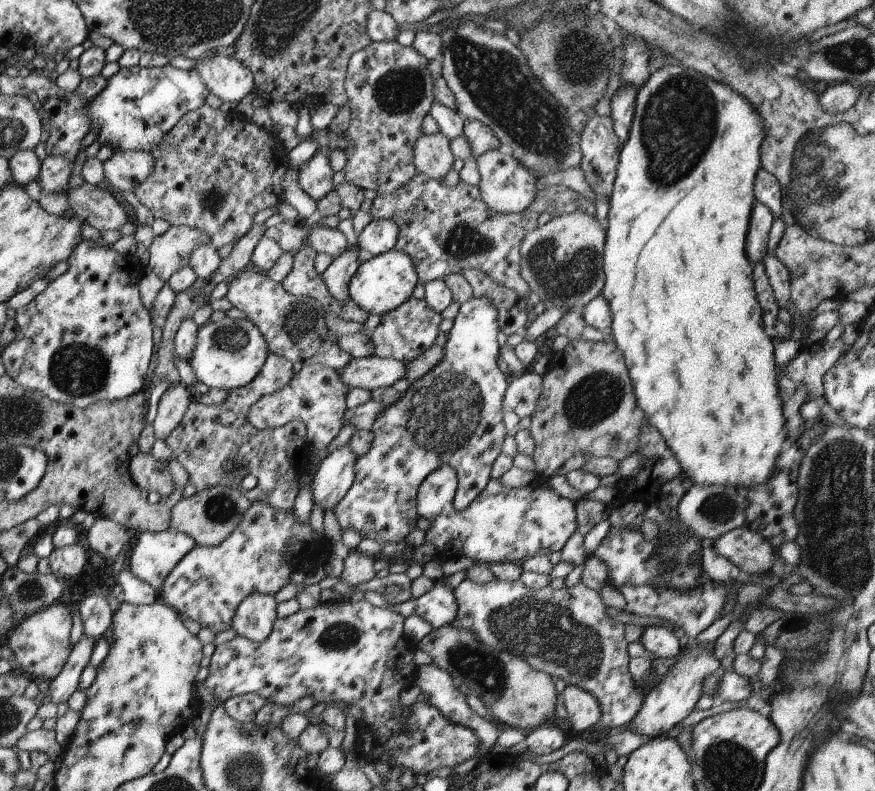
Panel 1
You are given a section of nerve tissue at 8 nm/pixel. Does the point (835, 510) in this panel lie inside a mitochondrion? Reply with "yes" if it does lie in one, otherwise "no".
yes

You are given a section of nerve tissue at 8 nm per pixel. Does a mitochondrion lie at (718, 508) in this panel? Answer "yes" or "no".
yes

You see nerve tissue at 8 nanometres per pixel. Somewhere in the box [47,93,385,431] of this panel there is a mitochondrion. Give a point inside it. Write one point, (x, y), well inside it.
(300, 318)

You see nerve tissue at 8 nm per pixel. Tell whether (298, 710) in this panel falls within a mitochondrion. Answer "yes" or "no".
no

